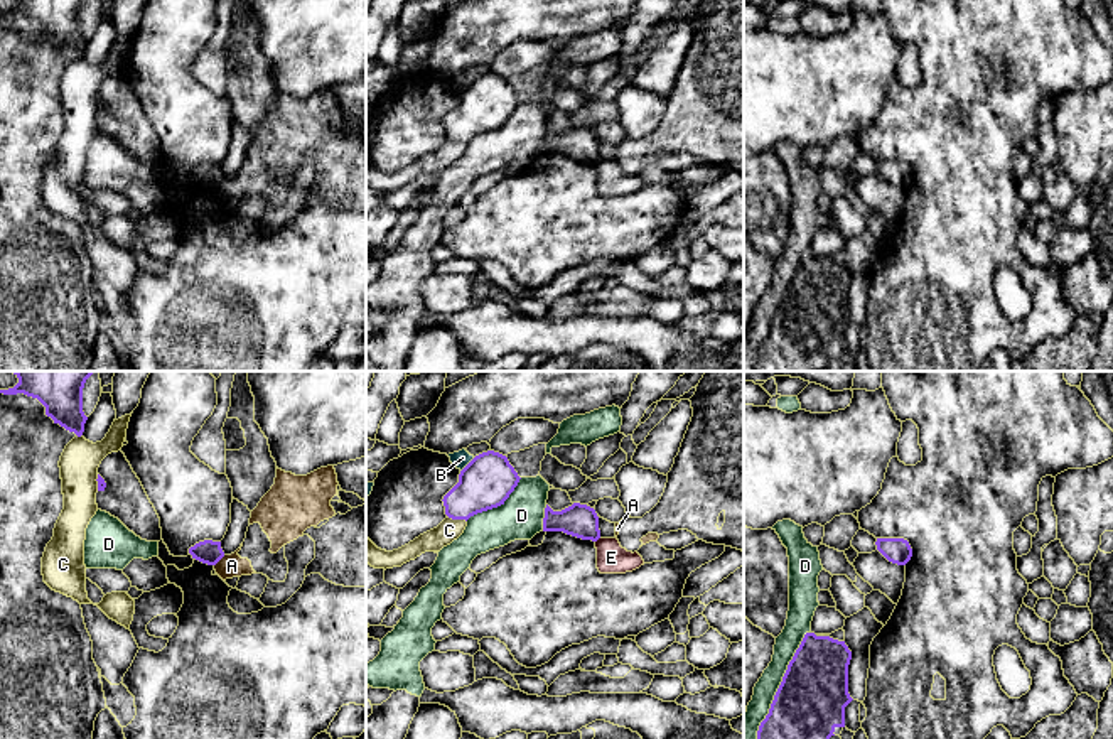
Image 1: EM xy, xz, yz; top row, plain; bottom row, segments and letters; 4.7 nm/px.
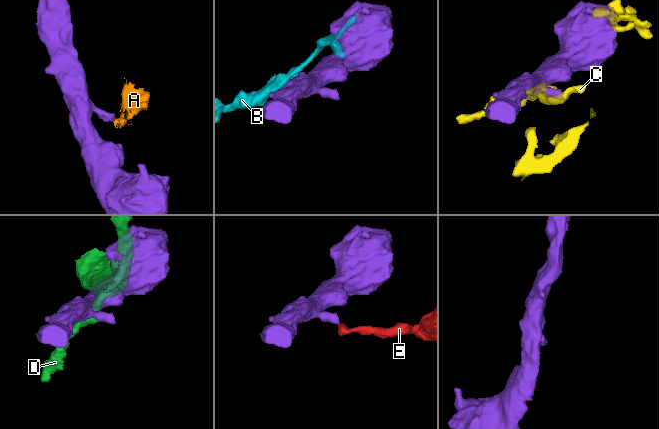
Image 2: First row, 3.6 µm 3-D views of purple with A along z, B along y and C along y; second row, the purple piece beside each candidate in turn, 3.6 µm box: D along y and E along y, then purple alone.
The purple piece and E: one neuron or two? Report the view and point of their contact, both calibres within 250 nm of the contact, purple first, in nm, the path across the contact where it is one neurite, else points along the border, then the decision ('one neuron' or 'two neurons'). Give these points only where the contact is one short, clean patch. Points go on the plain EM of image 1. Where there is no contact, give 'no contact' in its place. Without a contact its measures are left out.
meets purple in xz at (597, 161); 160 nm thick on the purple side, 140 nm on the other; border along xz (599, 159), (596, 164); two neurons

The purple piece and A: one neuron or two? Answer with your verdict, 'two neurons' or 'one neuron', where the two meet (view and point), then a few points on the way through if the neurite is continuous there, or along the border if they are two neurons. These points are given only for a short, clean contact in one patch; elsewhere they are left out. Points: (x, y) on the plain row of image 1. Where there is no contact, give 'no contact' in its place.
two neurons | xy (220, 181) | along xy (225, 178), (215, 188)

